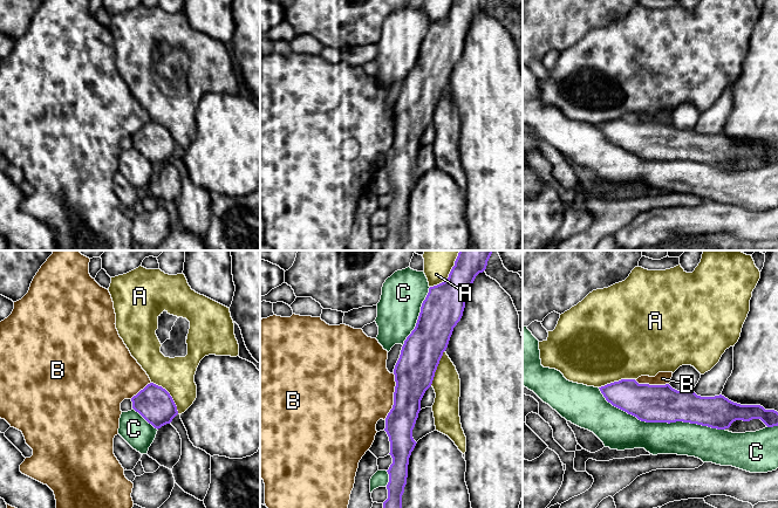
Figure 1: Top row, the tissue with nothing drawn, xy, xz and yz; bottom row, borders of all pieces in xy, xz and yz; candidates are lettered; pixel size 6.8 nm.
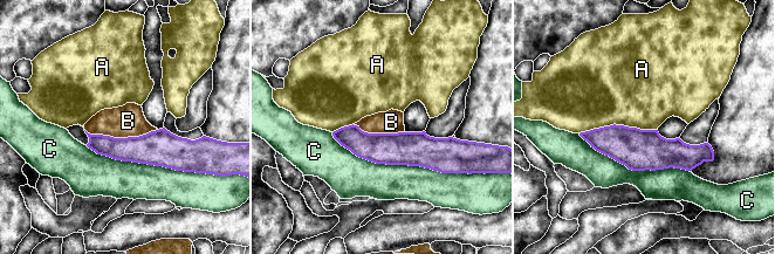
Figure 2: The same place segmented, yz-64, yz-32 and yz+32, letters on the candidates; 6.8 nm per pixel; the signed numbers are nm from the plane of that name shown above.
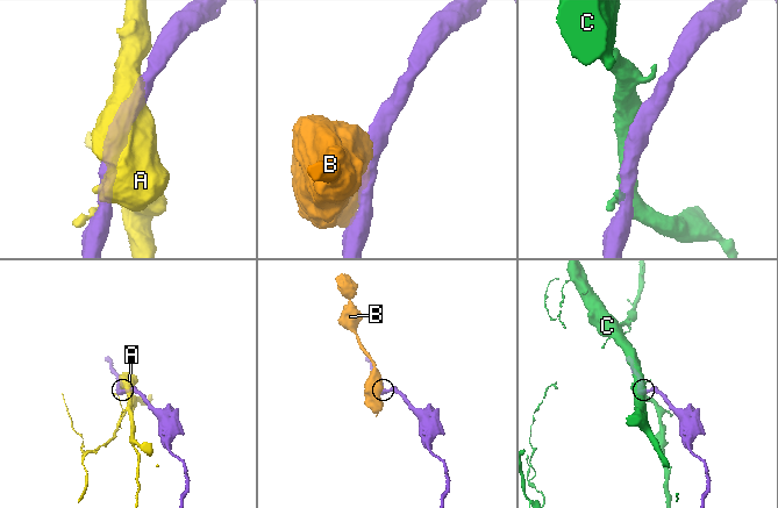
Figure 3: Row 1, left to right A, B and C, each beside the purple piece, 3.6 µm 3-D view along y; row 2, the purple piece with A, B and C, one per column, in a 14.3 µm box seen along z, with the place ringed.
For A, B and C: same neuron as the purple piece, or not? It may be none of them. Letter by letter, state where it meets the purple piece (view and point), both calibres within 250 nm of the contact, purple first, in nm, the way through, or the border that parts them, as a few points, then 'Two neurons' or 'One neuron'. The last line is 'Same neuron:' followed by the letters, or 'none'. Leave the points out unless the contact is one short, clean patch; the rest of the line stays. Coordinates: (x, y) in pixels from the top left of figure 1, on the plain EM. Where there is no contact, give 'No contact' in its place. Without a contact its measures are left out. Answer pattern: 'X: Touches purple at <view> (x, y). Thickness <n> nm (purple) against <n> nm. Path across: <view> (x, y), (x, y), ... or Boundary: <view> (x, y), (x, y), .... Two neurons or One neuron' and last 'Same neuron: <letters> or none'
A: Touches purple at xy (169, 132). Thickness 240 nm (purple) against 240 nm. Two neurons
B: Touches purple at xz (394, 134). Thickness 280 nm (purple) against 480 nm. Two neurons
C: Touches purple at yz (660, 159). Thickness 260 nm (purple) against 240 nm. Two neurons
Same neuron: none

